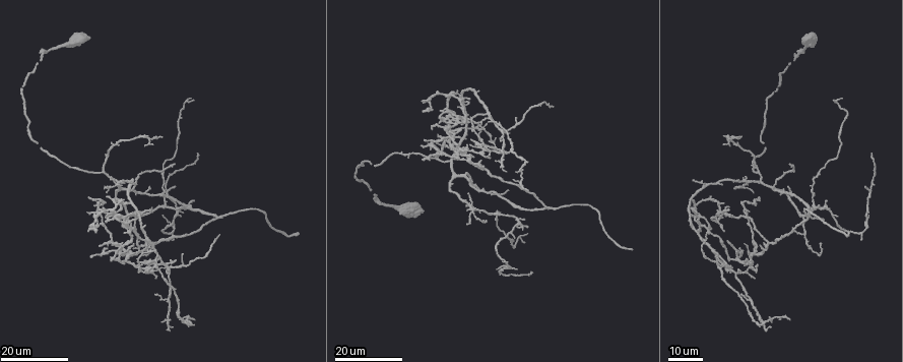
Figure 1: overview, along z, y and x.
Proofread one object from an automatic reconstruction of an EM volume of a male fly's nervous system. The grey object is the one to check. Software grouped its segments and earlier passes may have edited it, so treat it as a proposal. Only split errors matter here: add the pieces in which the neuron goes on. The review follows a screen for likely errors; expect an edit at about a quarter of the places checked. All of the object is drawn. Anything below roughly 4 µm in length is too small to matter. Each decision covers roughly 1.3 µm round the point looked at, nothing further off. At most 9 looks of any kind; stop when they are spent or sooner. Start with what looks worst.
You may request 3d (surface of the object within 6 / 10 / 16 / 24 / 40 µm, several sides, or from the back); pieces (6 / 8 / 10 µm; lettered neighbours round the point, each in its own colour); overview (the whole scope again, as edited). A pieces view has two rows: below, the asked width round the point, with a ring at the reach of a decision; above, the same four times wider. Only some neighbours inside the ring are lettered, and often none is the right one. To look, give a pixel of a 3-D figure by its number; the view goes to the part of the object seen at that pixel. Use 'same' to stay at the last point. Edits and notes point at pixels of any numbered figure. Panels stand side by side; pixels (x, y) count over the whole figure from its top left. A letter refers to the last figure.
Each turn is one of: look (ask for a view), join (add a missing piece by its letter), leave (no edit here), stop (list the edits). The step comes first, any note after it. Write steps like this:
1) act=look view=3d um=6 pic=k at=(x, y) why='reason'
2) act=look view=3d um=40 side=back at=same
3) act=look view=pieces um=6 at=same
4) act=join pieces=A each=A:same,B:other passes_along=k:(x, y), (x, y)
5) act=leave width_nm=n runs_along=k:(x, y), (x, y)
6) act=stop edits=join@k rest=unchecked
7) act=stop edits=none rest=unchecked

act=look view=3d um=24 pic=1 at=(299, 234) why='long arm stops here'

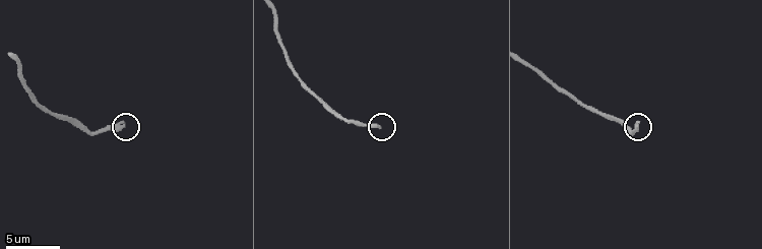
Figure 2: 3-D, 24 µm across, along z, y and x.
act=look view=pieces um=6 pic=2 at=(123, 123)

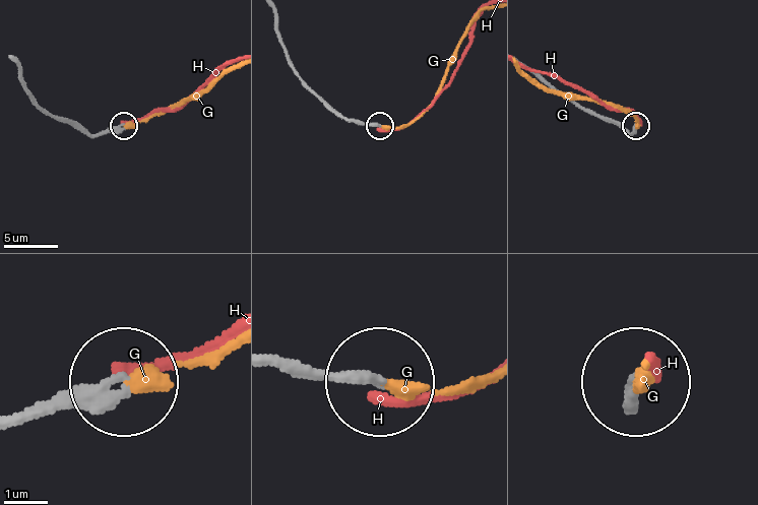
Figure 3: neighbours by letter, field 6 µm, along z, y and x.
act=join pieces=G width_nm=290 each=G:same,H:other passes_along=3:(93, 134), (162, 114), (235, 68) found='the neuron continues'

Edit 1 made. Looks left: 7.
act=look view=3d um=24 pic=1 at=(789, 164) why='end of a long branch'

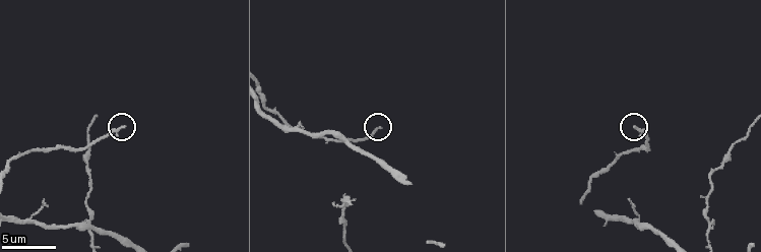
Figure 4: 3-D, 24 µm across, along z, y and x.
act=look view=pieces um=6 pic=4 at=(632, 127)

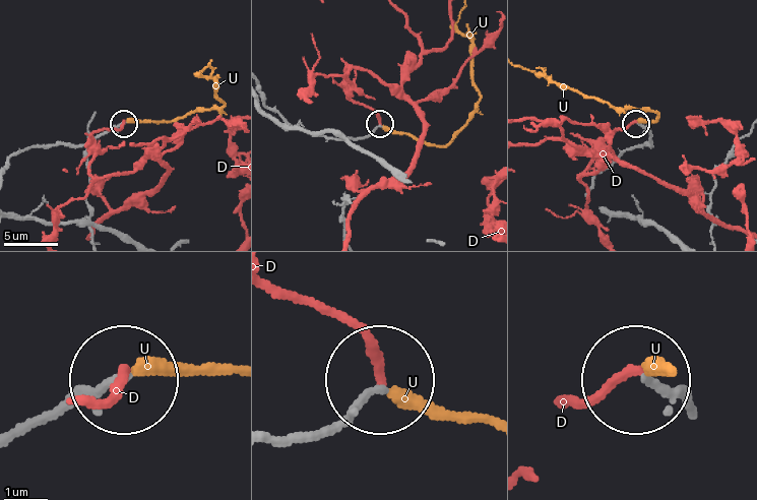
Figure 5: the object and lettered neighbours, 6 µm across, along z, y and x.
act=join pieces=U width_nm=140 each=D:other,U:same passes_along=5:(274, 442), (325, 435), (387, 387), (489, 417) found='the neuron continues'

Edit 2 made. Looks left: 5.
act=look view=overview

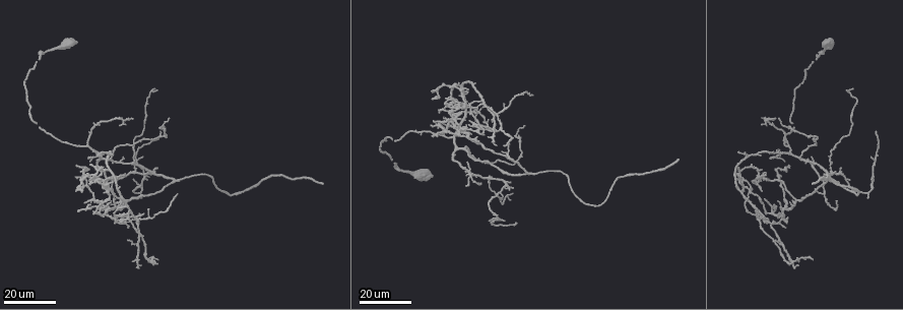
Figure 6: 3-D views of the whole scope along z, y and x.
act=look view=3d um=16 pic=6 at=(469, 90)

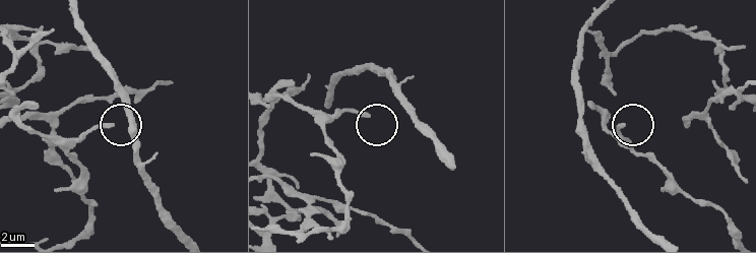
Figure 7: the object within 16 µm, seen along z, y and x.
act=look view=pieces um=8 pic=7 at=(367, 115)

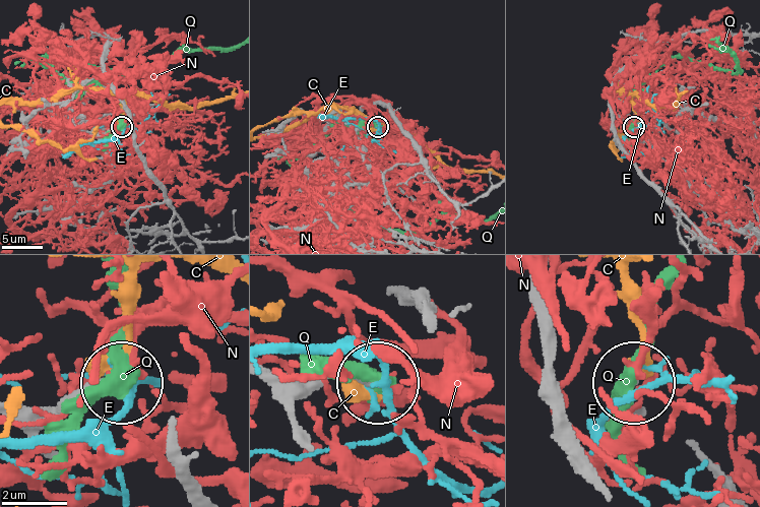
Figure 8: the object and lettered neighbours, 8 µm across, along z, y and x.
act=leave each=C:other,E:other,N:other,Q:other found='none of them fits'

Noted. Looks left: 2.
act=look view=3d um=24 pic=1 at=(134, 245) why='free end'

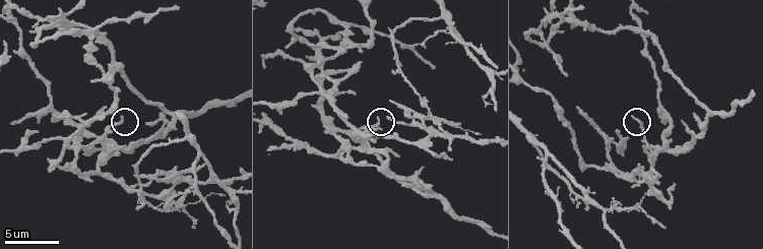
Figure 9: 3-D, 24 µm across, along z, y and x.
act=look view=pieces um=6 pic=9 at=(378, 117)

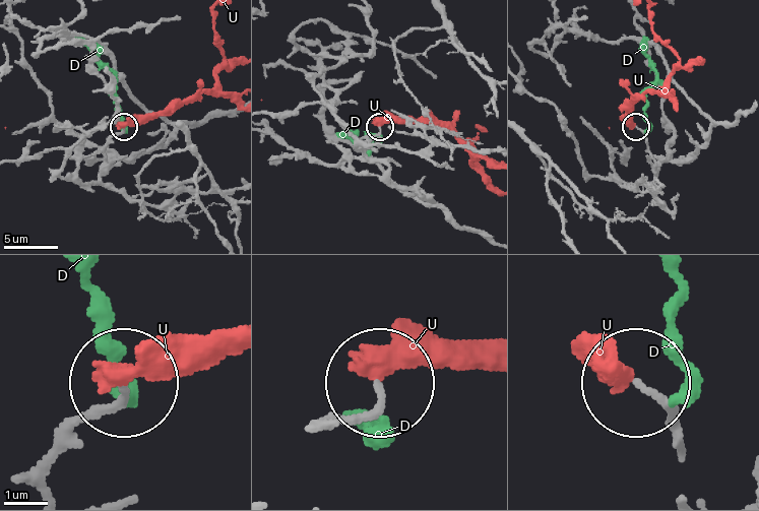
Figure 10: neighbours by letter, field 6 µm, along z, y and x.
act=leave each=D:other,U:other runs_along=10:(684, 443), (644, 391) found='no lettered piece goes on from it'

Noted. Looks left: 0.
act=stop edits=join@3,join@5 rest=unchecked

